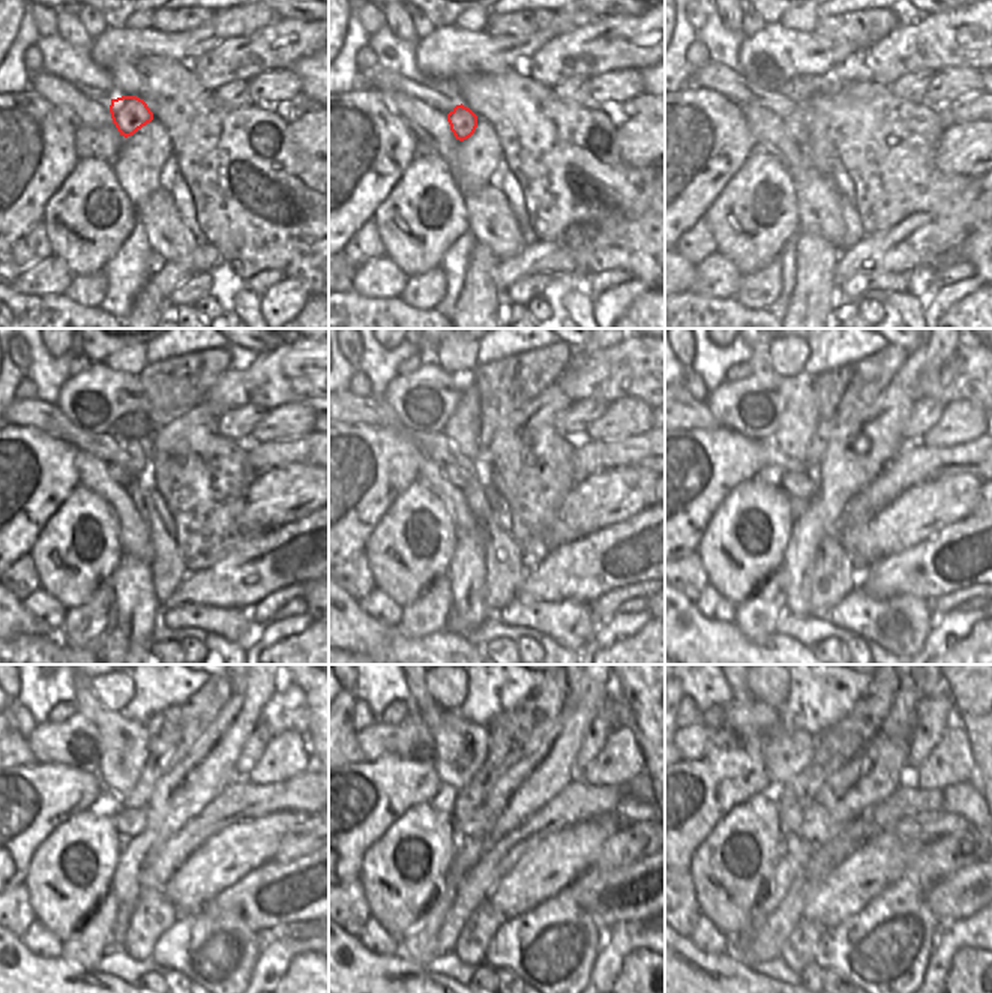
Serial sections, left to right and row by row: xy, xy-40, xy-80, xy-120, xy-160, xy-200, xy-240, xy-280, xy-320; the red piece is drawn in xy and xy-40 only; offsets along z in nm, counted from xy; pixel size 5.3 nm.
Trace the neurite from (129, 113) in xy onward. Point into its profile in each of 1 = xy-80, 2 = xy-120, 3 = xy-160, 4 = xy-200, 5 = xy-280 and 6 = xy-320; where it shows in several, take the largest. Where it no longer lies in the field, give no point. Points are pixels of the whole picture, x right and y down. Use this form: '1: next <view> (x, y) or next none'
1: next xy-80 (797, 123)
2: next xy-120 (122, 476)
3: next xy-160 (459, 477)
4: next xy-200 (799, 483)
5: next xy-280 (474, 825)
6: next xy-320 (818, 827)

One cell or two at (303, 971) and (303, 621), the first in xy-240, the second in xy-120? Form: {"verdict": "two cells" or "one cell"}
{"verdict": "two cells"}

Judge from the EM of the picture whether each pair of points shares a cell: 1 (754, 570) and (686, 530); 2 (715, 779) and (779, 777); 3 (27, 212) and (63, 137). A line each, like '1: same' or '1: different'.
1: different
2: different
3: same

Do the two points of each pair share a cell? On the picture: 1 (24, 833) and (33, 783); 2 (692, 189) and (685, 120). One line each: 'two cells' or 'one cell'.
1: one cell
2: one cell

